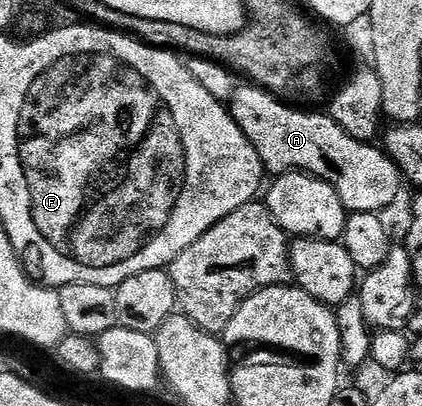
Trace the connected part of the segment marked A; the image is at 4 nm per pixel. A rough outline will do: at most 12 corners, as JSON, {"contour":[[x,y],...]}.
{"contour":[[253,83],[228,108],[267,174],[327,181],[347,214],[404,186],[377,144]]}

